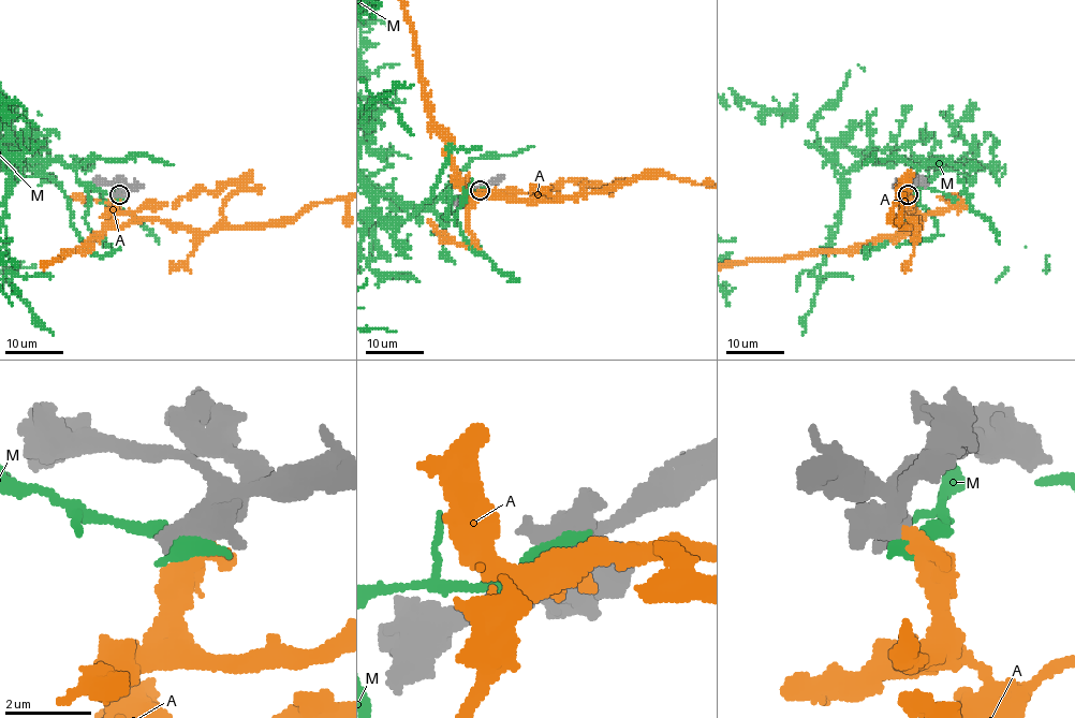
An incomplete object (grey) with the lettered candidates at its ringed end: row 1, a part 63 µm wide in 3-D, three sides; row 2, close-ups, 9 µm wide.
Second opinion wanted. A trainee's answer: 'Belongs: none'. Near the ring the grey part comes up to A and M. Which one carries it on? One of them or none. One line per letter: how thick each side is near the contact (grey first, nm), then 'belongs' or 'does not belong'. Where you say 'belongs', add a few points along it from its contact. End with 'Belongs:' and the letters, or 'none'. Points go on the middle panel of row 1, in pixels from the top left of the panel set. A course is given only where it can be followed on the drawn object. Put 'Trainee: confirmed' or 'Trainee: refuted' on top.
Trainee: refuted
A: 550 nm thick on the grey side, 320 nm on the other; belongs
M: 550 nm thick on the grey side, 380 nm on the other; does not belong
Belongs: A

